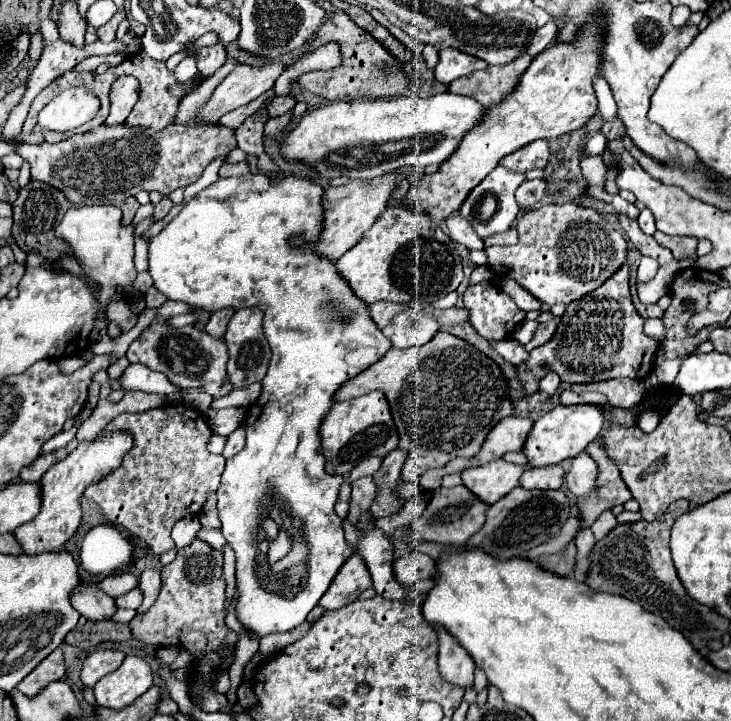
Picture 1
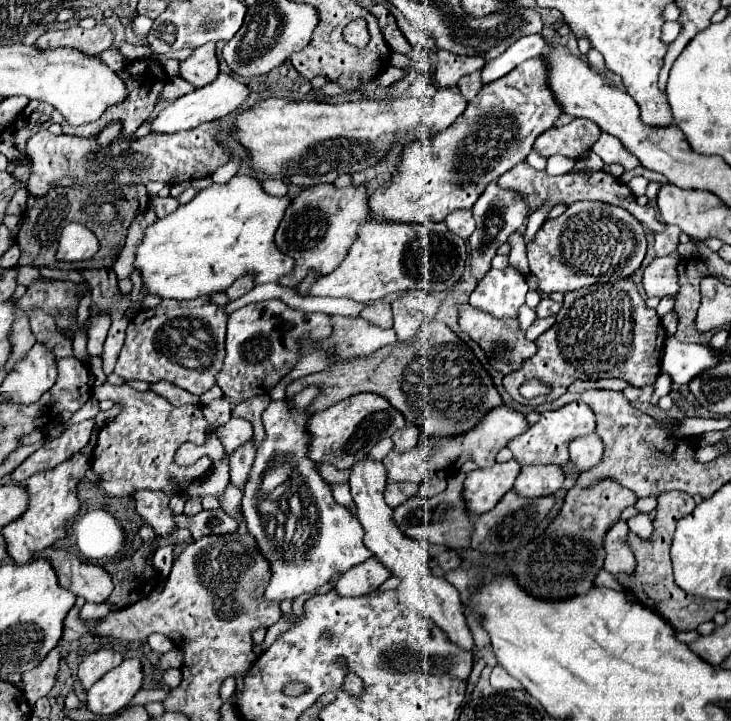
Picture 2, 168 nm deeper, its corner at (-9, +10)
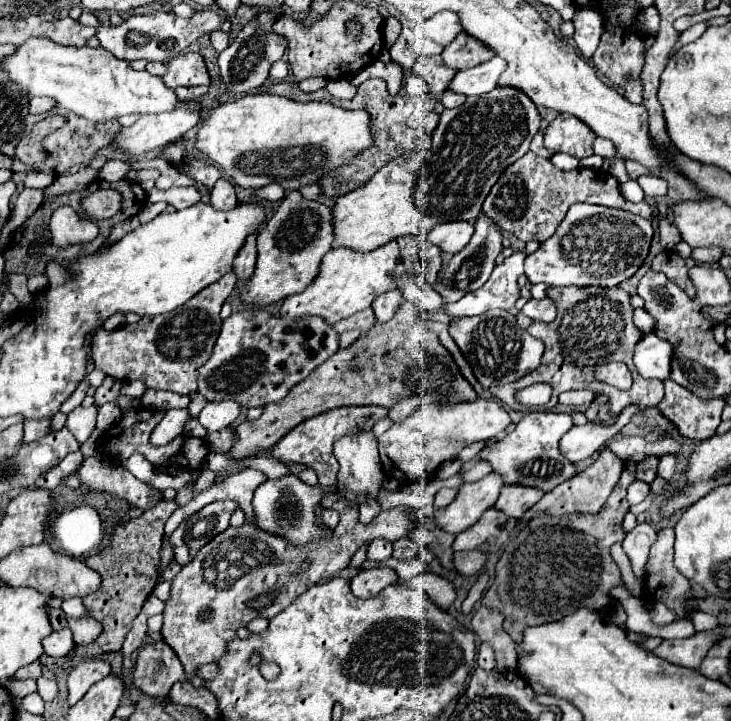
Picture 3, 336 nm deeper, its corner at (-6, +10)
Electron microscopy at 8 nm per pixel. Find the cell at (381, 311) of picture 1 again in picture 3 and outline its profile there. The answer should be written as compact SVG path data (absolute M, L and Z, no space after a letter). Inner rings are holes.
M368 308L368 310L362 310L362 312L356 312L356 314L352 314L350 318L344 318L344 320L340 320L340 322L336 322L332 328L338 332L338 334L342 334L342 332L346 332L346 330L354 330L354 328L360 328L364 334L374 326L374 314L372 314L372 308Z

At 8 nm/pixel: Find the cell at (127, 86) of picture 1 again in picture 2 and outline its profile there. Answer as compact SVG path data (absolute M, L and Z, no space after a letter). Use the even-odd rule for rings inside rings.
M111 122L111 124L99 134L99 138L97 138L97 140L99 140L99 146L109 146L119 134L121 134L121 124L119 124L119 122L117 122L117 124Z

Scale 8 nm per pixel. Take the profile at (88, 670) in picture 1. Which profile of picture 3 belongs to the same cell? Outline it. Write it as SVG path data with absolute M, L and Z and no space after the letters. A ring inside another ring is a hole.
M90 658L80 662L68 676L68 704L76 704L82 694L102 678L106 678L112 672L110 664L100 658Z

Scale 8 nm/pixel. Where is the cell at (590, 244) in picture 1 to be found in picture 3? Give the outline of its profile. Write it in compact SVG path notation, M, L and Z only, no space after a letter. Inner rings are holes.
M576 204L568 210L566 218L558 226L556 234L548 238L548 242L542 242L540 248L526 256L526 276L532 284L544 282L546 286L602 286L612 288L620 282L628 280L636 274L636 270L642 266L650 252L650 242L654 236L652 220L640 218L636 214L618 210L618 208L606 208L606 206L592 206L592 204Z

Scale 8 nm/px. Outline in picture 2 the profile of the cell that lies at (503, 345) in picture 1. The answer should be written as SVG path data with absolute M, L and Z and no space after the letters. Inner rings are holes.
M463 304L459 306L459 326L475 340L481 344L481 348L487 352L487 358L493 358L493 366L503 372L503 374L509 374L513 370L519 368L519 364L525 360L525 358L531 358L531 354L535 354L537 346L535 342L529 342L521 330L519 330L519 324L517 320L495 320L491 318L489 314L483 314L481 310L475 310L473 306L469 304Z

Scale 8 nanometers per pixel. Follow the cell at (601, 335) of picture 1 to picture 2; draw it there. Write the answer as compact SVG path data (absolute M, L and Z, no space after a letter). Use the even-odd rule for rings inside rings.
M631 278L613 284L595 284L577 292L567 292L555 324L537 340L537 354L527 358L519 370L507 374L503 384L519 404L537 406L559 398L575 380L623 378L631 386L653 384L661 374L659 356L665 346L665 328L655 312L647 308ZM527 380L549 384L551 392L537 398L523 398L519 386Z

